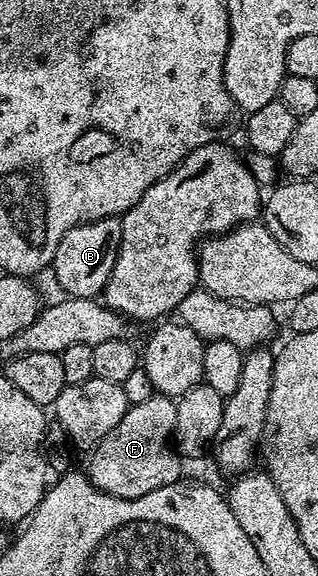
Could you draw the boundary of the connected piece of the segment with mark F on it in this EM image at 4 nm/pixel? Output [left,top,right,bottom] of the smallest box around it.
[87,394,181,499]

